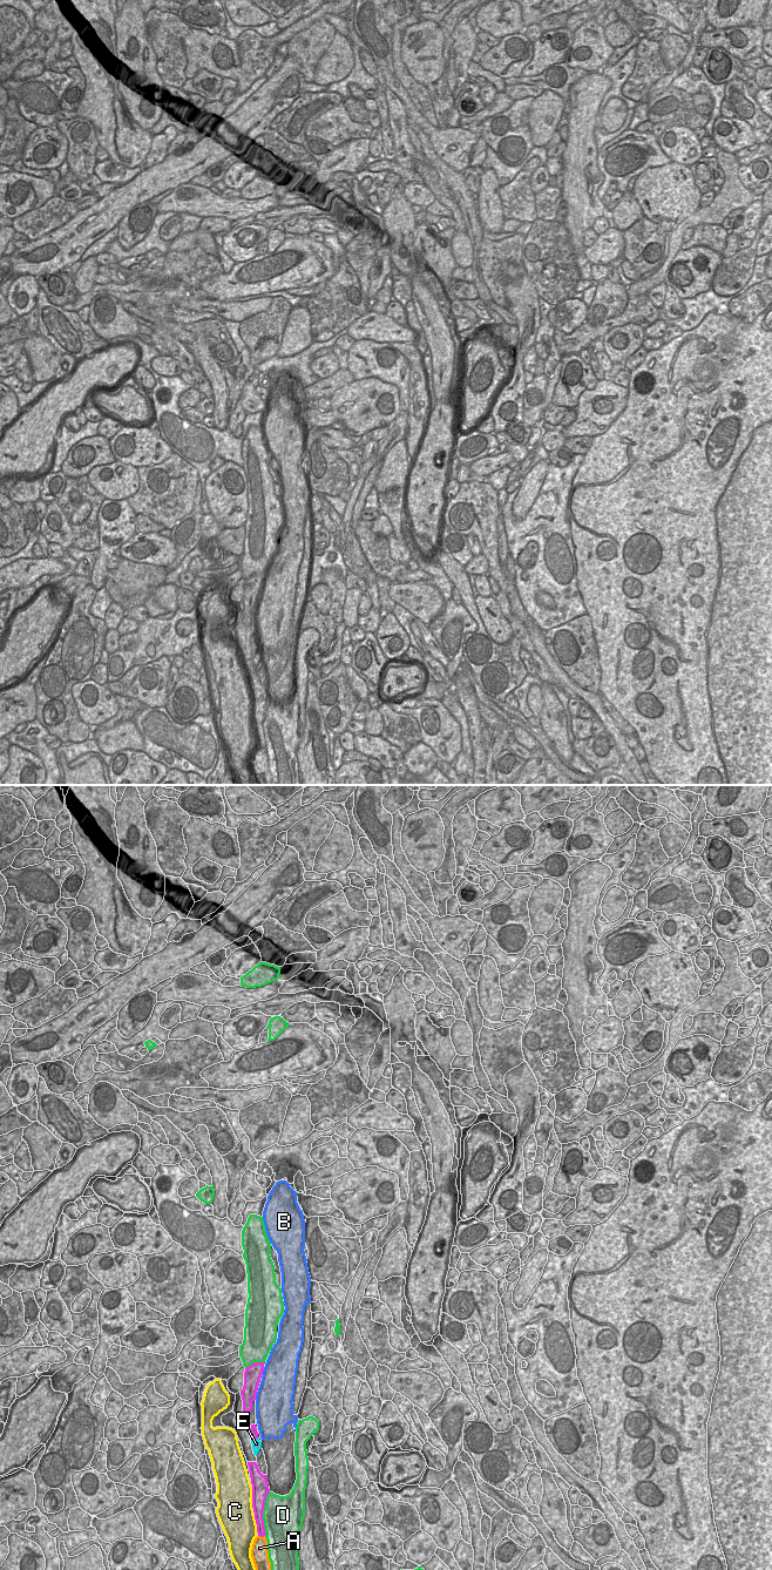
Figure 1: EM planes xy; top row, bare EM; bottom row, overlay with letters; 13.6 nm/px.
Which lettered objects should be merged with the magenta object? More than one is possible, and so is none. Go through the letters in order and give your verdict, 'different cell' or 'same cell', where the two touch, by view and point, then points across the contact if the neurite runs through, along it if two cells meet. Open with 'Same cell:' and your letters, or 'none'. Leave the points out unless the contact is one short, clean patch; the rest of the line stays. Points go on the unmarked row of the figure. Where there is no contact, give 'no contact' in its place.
Same cell: none
A: different cell; meets magenta in xy at (262, 748)
B: different cell; meets magenta in xy at (263, 581)
C: different cell; meets magenta in xy at (256, 735)
D: different cell; meets magenta in xy at (262, 725)
E: different cell; meets magenta in xy at (254, 649); border along xy (250, 647), (257, 650)

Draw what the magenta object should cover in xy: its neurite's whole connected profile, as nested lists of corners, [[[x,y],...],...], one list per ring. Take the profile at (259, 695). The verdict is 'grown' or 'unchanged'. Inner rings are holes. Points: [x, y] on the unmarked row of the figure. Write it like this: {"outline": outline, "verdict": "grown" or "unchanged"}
{"outline": [[[248,674],[251,696],[252,696],[252,719],[255,724],[255,731],[257,736],[258,747],[264,749],[266,746],[263,722],[265,717],[265,711],[270,704],[268,686],[263,686],[256,674]]], "verdict": "unchanged"}

